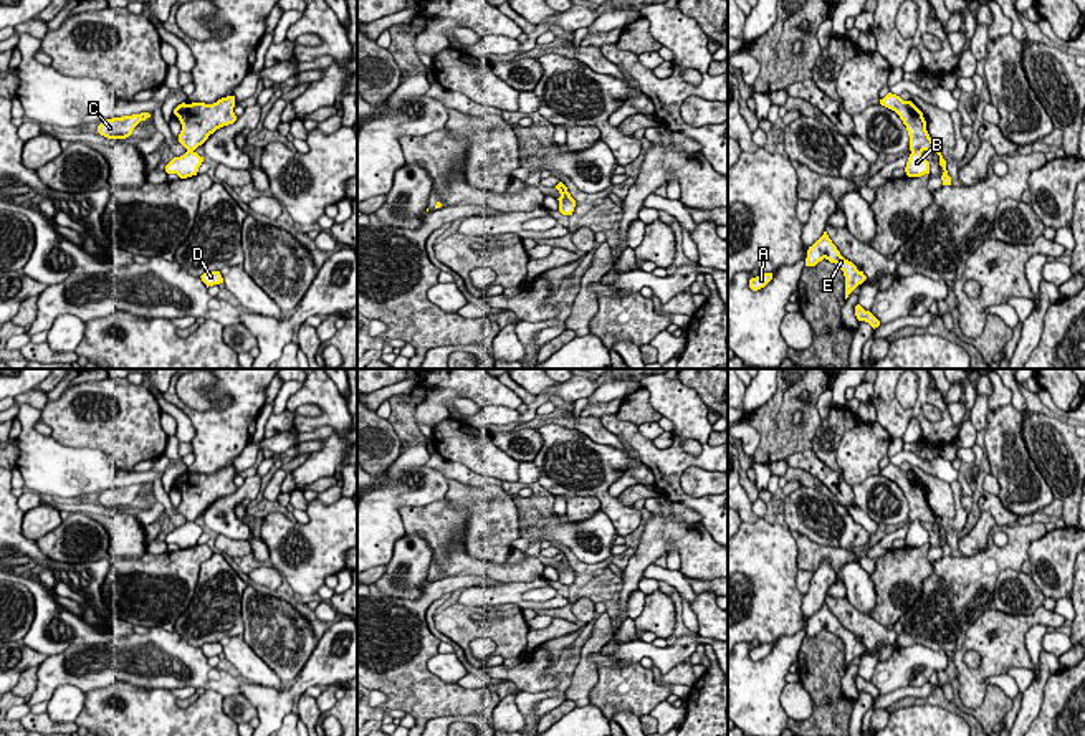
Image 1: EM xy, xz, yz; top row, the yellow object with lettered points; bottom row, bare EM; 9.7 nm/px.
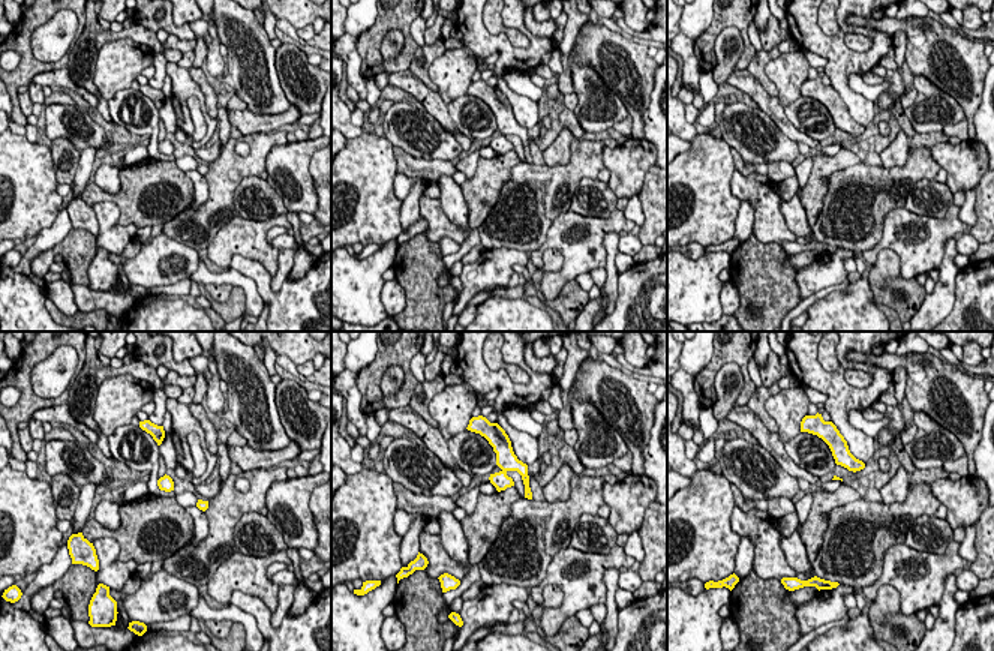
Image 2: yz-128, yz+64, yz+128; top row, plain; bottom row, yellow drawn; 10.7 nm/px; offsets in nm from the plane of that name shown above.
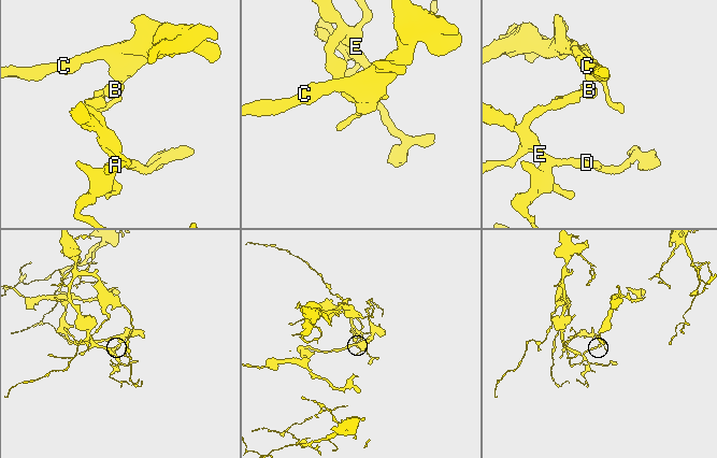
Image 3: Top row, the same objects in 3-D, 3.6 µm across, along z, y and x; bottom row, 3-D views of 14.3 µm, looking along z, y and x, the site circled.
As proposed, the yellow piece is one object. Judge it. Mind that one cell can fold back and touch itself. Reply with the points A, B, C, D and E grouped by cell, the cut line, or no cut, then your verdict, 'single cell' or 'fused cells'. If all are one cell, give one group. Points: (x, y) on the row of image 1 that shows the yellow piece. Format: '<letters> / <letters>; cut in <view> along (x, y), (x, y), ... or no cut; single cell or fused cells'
A B D E / C; cut in yz along (912, 149), (920, 152); fused cells

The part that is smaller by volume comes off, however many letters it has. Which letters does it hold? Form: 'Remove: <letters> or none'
Remove: C

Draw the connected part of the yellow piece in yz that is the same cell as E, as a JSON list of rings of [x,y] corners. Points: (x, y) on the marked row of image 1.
[[[824,232],[824,235],[812,246],[809,246],[805,266],[815,266],[824,258],[829,260],[830,263],[835,263],[844,271],[845,299],[858,284],[862,284],[867,280],[863,271],[858,271],[852,261],[845,260],[840,255],[837,246],[829,238],[827,232]]]

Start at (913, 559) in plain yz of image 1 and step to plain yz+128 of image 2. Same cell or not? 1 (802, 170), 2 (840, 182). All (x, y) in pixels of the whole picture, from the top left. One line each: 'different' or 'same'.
1: different
2: different

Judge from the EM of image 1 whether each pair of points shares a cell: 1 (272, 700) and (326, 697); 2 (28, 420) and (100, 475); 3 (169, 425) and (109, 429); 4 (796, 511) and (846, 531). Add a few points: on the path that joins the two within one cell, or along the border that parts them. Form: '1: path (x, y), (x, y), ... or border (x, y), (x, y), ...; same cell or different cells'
1: border (325, 687), (333, 688); different cells
2: path (35, 442), (65, 472), (78, 472); same cell
3: border (161, 412), (161, 427), (169, 435); different cells
4: path (807, 513), (834, 526); same cell

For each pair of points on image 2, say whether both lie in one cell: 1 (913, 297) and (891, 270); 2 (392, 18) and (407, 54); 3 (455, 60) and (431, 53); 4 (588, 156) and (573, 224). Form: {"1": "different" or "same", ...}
{"1": "same", "2": "same", "3": "different", "4": "different"}

